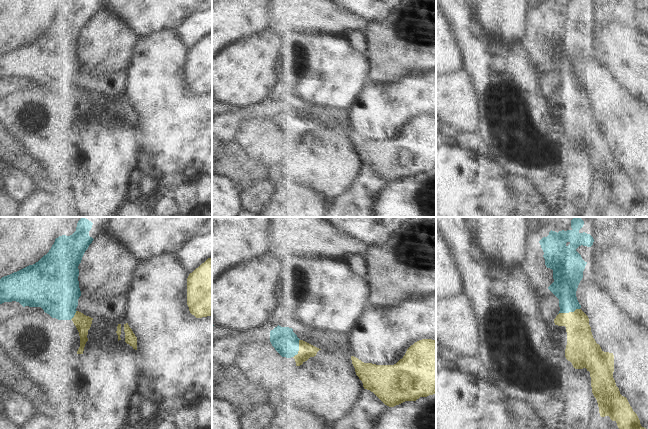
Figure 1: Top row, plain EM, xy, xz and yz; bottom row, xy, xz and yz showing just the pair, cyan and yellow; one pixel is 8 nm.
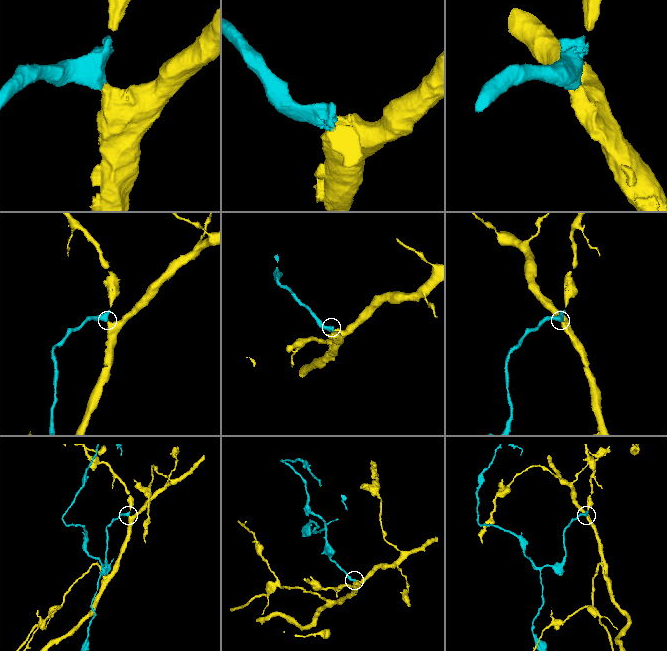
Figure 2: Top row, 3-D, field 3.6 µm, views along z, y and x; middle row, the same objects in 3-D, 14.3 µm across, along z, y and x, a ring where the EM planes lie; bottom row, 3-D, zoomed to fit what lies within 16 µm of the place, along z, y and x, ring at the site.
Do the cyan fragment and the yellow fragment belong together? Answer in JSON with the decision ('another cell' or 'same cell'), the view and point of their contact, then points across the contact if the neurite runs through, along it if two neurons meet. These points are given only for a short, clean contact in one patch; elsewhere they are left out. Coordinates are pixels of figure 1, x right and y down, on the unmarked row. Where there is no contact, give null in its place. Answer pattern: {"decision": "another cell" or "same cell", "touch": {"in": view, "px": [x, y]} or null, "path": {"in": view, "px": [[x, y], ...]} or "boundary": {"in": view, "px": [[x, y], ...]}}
{"decision": "same cell", "touch": {"in": "yz", "px": [568, 88]}, "path": {"in": "yz", "px": [[566, 57], [568, 88], [577, 99], [580, 116]]}}

